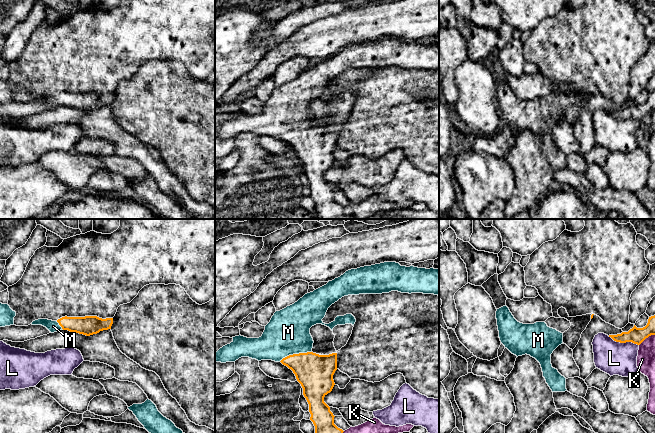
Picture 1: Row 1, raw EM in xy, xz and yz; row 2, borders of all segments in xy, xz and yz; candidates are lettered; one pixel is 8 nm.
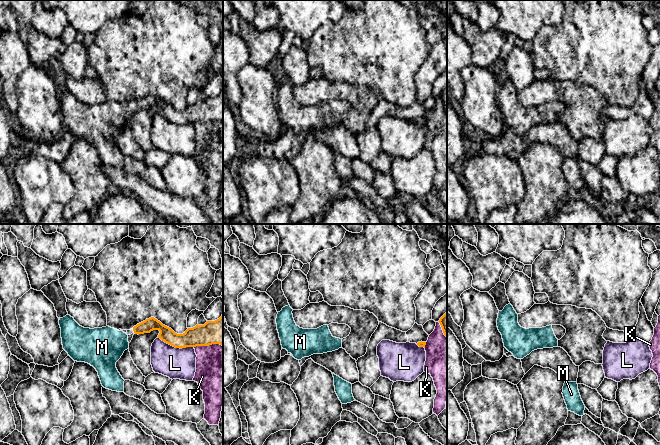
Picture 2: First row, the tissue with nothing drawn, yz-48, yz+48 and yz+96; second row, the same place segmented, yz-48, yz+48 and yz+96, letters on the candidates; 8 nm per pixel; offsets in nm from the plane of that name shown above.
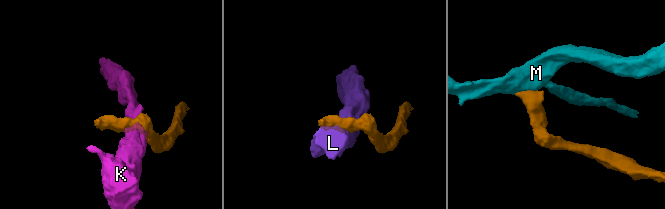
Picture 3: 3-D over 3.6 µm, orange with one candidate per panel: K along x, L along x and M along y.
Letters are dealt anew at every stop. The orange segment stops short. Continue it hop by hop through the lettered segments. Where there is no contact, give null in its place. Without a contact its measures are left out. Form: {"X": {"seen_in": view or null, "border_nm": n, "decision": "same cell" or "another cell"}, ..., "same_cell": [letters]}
{"K": {"seen_in": "yz", "border_nm": 160, "decision": "another cell"}, "L": {"seen_in": "yz", "border_nm": 260, "decision": "another cell"}, "M": {"seen_in": "xz", "border_nm": 260, "decision": "same cell"}, "same_cell": ["M"]}

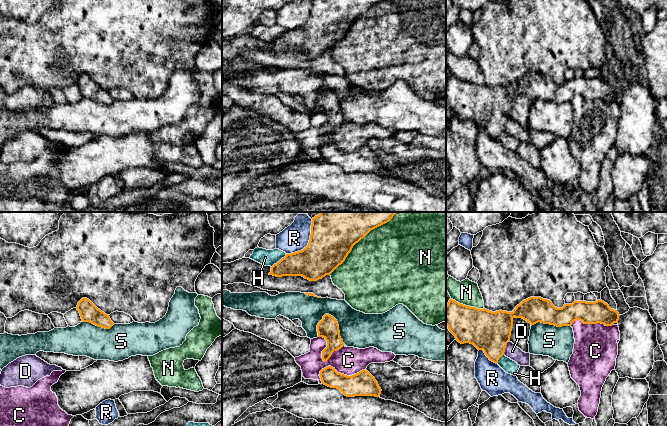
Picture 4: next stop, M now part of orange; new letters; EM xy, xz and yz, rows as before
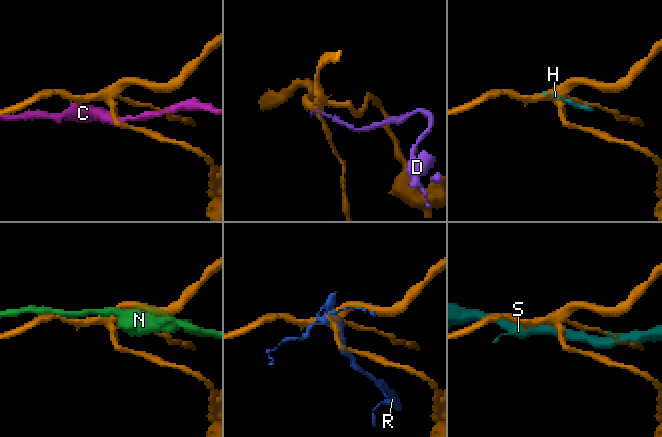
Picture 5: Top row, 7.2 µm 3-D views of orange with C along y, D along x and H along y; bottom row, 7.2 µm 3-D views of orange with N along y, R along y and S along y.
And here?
{"C": {"seen_in": "xz", "border_nm": 220, "decision": "another cell"}, "D": {"seen_in": "yz", "border_nm": 130, "decision": "another cell"}, "H": {"seen_in": "xz", "border_nm": 170, "decision": "another cell"}, "N": {"seen_in": "xz", "border_nm": 600, "decision": "another cell"}, "R": {"seen_in": "xz", "border_nm": 320, "decision": "another cell"}, "S": {"seen_in": "xz", "border_nm": 300, "decision": "another cell"}, "same_cell": []}

